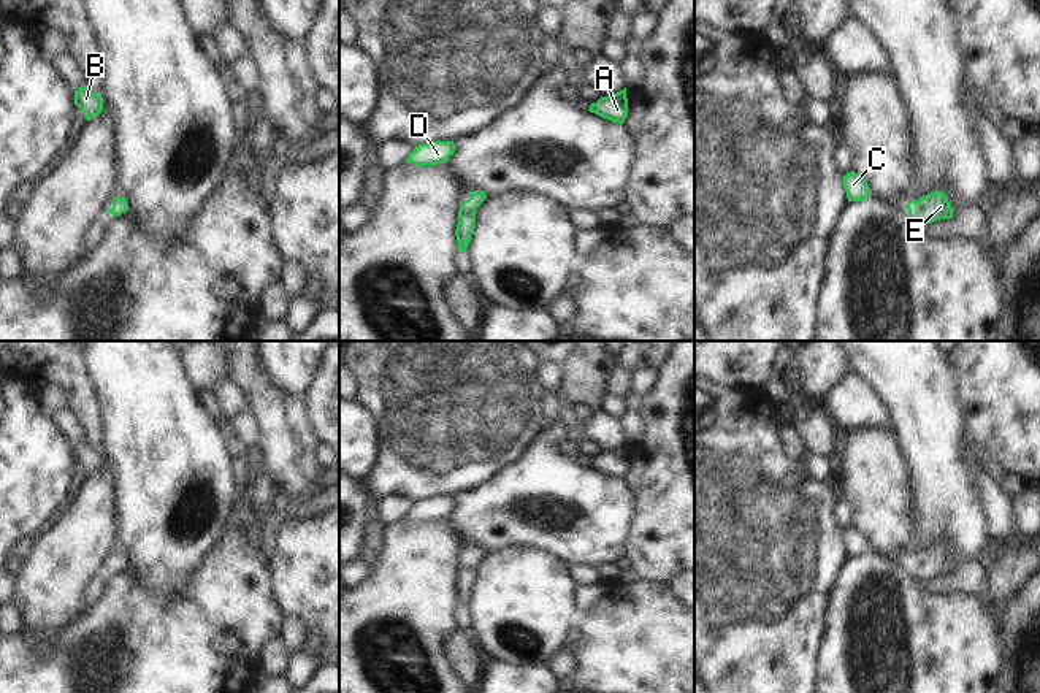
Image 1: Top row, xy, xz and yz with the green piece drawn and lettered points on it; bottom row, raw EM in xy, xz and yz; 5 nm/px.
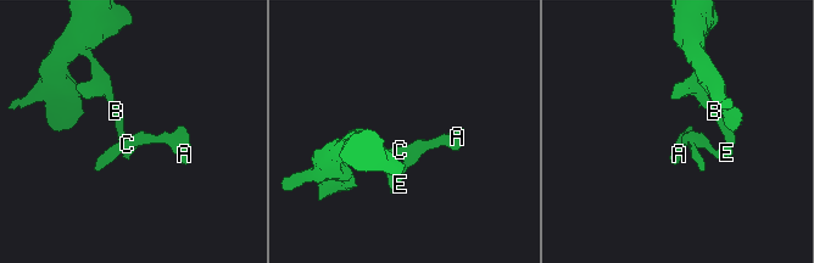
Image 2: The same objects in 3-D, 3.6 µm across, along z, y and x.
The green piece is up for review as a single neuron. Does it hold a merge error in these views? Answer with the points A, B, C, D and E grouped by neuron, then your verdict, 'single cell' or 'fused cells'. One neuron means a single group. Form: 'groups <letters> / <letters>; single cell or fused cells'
groups A B C D E; single cell

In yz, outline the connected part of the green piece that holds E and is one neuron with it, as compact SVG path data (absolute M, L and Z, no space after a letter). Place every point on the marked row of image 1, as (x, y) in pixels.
M940 190L927 193L918 201L910 200L905 208L910 219L918 225L932 224L939 219L951 219L954 212L946 195Z

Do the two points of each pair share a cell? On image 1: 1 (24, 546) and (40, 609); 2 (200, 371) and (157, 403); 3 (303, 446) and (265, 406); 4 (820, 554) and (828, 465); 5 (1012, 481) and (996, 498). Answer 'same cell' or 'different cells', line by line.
1: different cells
2: different cells
3: same cell
4: different cells
5: different cells

